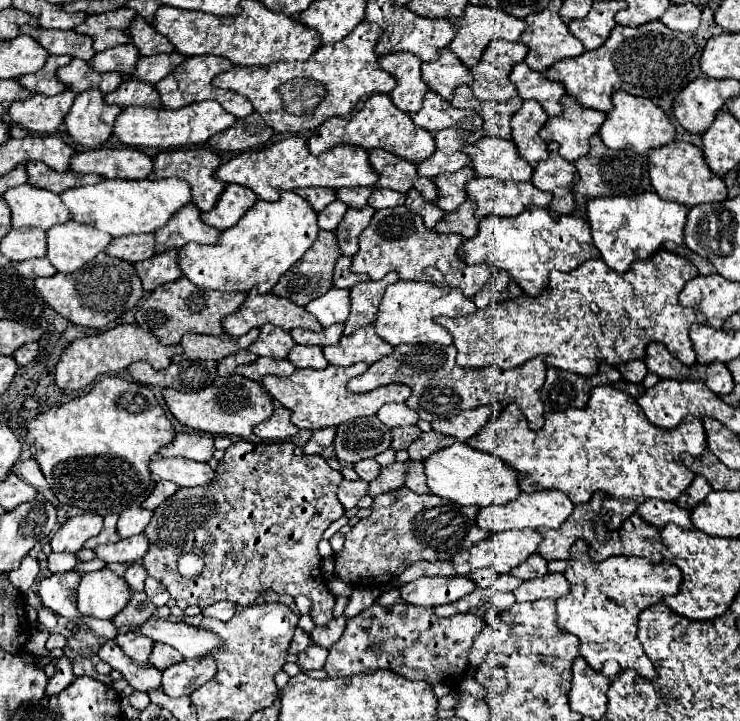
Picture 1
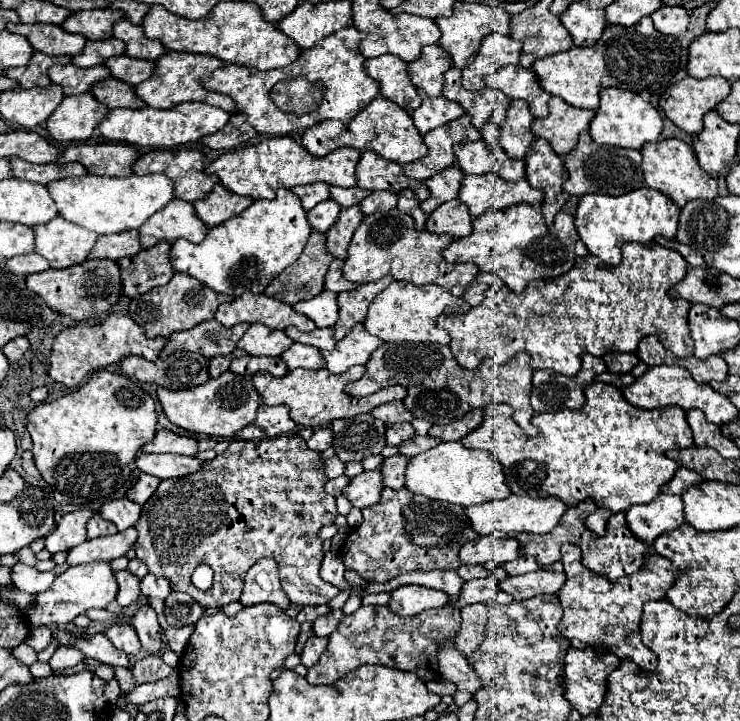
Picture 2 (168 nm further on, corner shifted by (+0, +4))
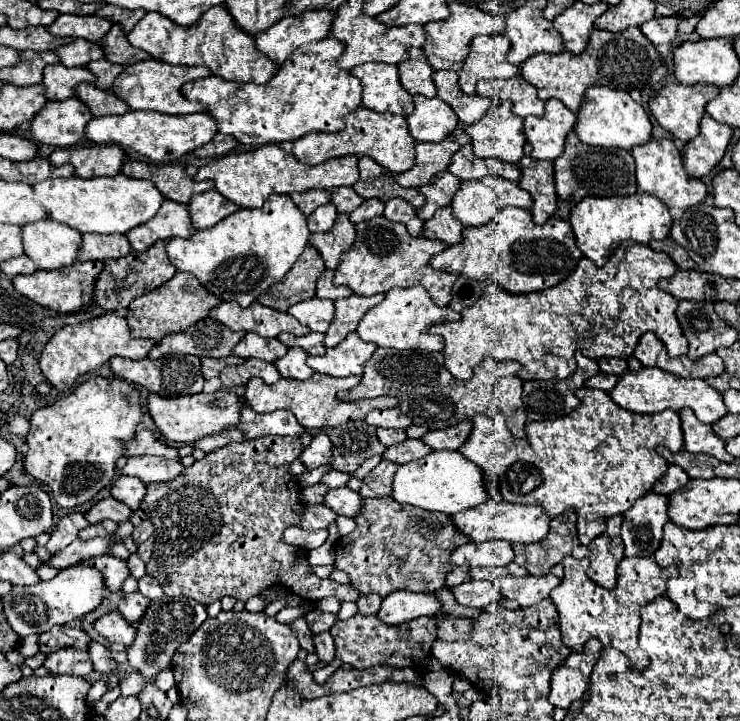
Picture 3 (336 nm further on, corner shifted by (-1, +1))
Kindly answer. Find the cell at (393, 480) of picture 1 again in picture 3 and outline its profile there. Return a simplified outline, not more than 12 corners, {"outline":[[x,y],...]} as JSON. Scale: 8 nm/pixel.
{"outline":[[348,486],[328,490],[324,504],[336,514],[356,516],[360,492]]}

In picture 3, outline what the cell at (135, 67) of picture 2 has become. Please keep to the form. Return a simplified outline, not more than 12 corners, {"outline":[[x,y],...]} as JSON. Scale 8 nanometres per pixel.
{"outline":[[106,60],[90,62],[96,86],[110,90],[124,72],[122,64]]}

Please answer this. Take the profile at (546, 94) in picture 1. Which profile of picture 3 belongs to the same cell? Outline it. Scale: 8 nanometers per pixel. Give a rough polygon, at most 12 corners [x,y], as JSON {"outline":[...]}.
{"outline":[[520,74],[480,80],[476,94],[512,102],[520,118],[544,114],[544,102]]}

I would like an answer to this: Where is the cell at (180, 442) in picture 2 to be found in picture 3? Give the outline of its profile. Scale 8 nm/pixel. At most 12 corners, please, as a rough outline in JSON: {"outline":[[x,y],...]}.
{"outline":[[138,428],[126,456],[154,454],[180,458],[178,448],[160,442],[148,428]]}

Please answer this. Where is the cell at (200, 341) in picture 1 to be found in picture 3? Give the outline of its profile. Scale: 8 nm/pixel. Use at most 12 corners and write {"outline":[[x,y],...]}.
{"outline":[[204,318],[164,336],[148,356],[226,358],[244,332]]}

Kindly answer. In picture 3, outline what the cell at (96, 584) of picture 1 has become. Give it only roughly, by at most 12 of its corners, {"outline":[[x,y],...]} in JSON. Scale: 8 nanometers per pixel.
{"outline":[[92,566],[14,586],[2,598],[24,638],[84,618],[108,588]]}

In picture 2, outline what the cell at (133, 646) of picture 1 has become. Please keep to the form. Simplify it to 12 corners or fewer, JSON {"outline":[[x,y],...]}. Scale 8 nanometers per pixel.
{"outline":[[113,623],[105,631],[117,649],[133,655],[141,649],[131,625]]}

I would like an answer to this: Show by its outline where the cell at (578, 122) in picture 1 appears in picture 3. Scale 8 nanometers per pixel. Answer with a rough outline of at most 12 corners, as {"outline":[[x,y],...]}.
{"outline":[[550,98],[542,118],[528,116],[532,158],[556,160],[578,116]]}

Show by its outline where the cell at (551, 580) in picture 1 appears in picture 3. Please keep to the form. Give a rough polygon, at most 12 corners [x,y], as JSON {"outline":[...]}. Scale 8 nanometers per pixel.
{"outline":[[554,574],[500,578],[504,598],[534,606],[558,588]]}

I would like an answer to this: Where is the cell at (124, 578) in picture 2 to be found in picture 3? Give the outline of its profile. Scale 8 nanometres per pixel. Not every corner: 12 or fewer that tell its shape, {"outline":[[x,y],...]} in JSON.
{"outline":[[116,556],[82,562],[104,574],[110,592],[122,592],[130,576],[126,560]]}

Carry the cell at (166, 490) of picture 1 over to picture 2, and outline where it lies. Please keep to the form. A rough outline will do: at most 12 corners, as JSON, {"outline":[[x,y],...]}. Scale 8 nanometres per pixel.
{"outline":[[141,473],[125,495],[143,505],[161,479]]}

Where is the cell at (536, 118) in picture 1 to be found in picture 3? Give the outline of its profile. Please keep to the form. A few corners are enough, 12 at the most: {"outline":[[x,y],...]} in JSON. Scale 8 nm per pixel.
{"outline":[[510,102],[492,105],[464,130],[478,158],[516,164],[524,124]]}

